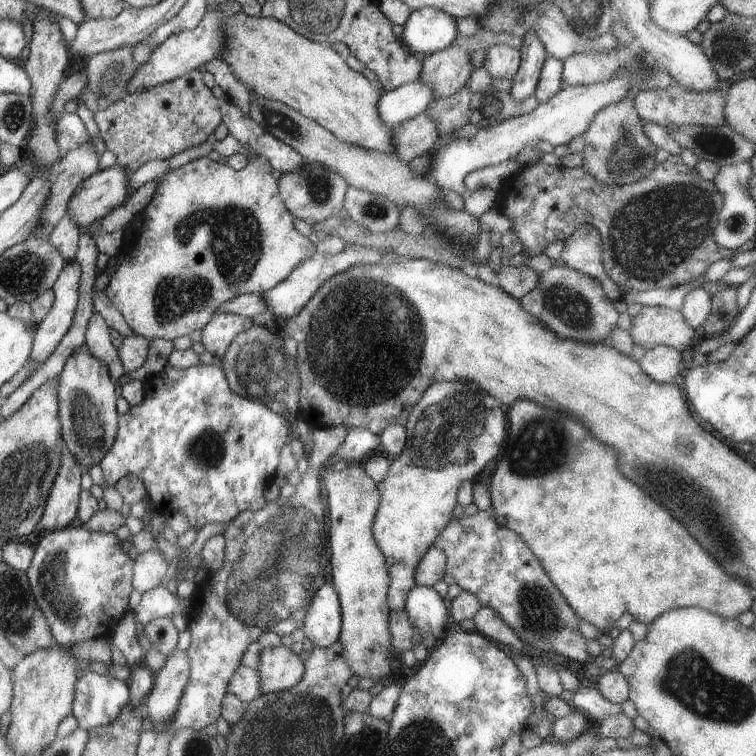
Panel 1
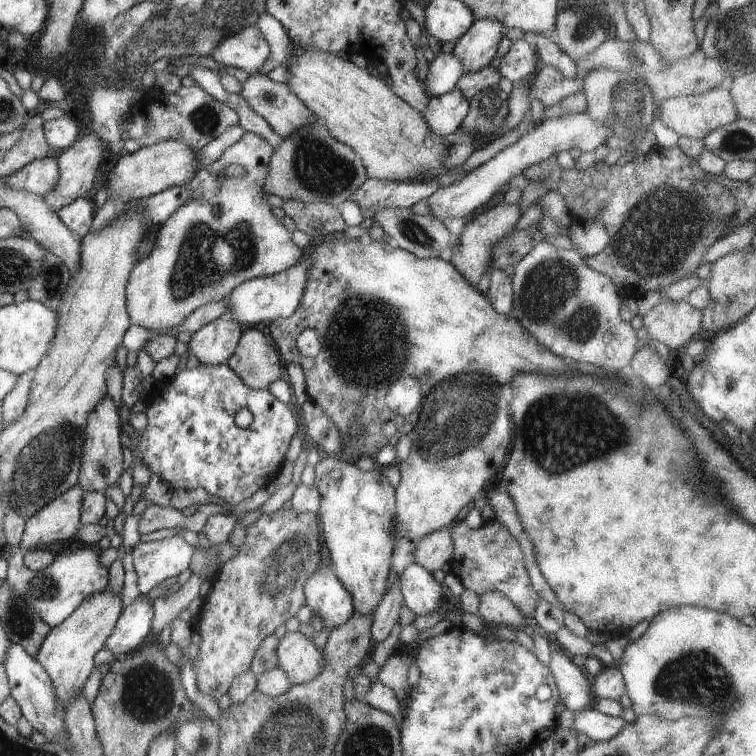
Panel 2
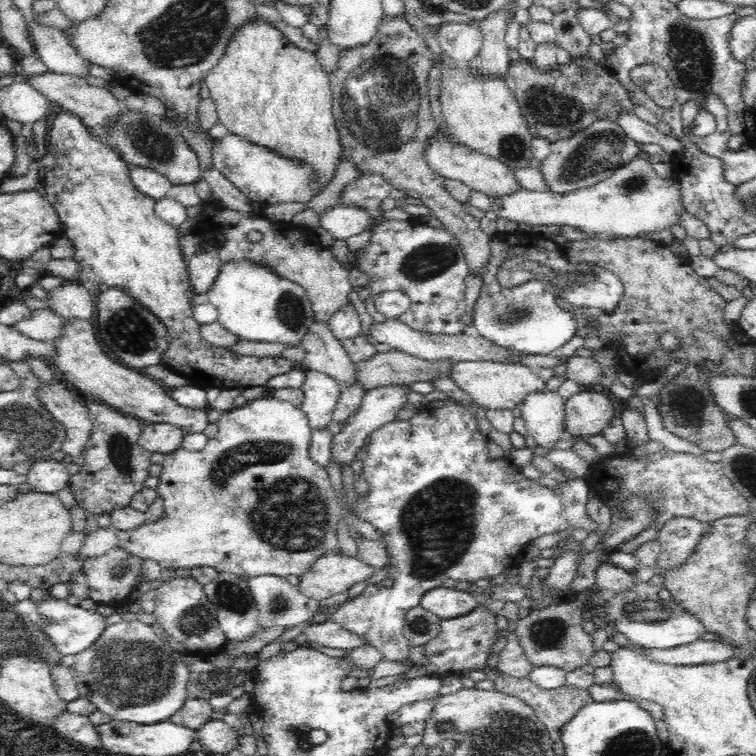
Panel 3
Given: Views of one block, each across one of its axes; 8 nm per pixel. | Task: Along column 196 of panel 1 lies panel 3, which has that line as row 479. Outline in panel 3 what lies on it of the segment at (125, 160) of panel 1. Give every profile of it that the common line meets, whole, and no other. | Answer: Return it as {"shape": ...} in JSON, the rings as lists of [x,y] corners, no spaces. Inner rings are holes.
{"shape":[[[85,399],[86,408],[92,421],[91,437],[86,446],[86,464],[69,478],[71,491],[74,492],[75,504],[86,513],[116,511],[126,508],[137,492],[144,488],[151,465],[151,452],[142,448],[139,438],[142,422],[132,415],[125,415],[98,401]]]}

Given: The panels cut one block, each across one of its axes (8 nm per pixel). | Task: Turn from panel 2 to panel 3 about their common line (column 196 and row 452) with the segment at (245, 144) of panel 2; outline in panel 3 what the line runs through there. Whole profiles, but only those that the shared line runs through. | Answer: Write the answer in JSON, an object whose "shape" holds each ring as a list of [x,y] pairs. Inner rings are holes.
{"shape":[[[259,397],[249,400],[241,407],[234,407],[231,410],[223,411],[218,421],[218,432],[214,438],[209,438],[206,446],[198,452],[192,452],[185,448],[177,448],[174,452],[167,453],[162,463],[162,472],[157,485],[157,494],[163,498],[164,518],[157,522],[146,522],[135,530],[117,530],[117,544],[119,548],[128,550],[128,553],[138,556],[142,560],[154,560],[162,568],[201,568],[212,567],[218,573],[230,572],[240,578],[254,578],[254,576],[271,575],[286,578],[287,576],[302,576],[327,553],[338,550],[337,529],[340,522],[338,498],[335,495],[334,487],[328,477],[326,468],[318,464],[310,457],[309,446],[313,428],[309,423],[305,412],[300,406],[291,402],[284,402],[274,397]]]}

